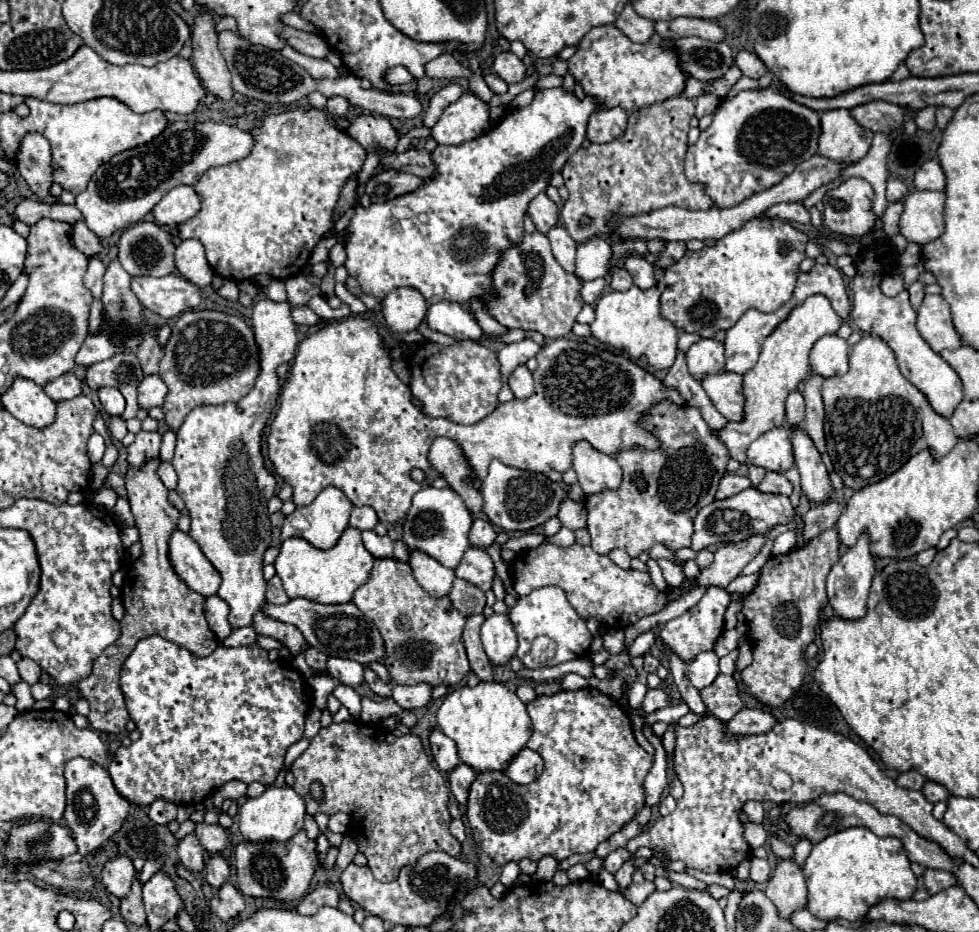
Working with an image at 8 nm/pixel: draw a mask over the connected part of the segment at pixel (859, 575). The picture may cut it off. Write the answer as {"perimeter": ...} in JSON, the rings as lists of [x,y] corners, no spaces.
{"perimeter":[[[862,535],[858,539],[858,543],[850,549],[846,549],[846,553],[840,557],[840,561],[832,567],[832,571],[826,577],[826,591],[828,591],[828,601],[830,607],[834,609],[834,615],[840,619],[862,619],[868,613],[868,591],[870,591],[870,583],[874,577],[874,559],[870,555],[870,543],[868,543],[868,535]]]}

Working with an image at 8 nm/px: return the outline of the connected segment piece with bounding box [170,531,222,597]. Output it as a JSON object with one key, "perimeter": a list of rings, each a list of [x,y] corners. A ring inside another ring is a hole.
{"perimeter":[[[176,531],[170,541],[170,561],[176,573],[182,577],[182,581],[196,593],[210,597],[218,593],[220,587],[220,573],[214,569],[214,565],[204,557],[196,541]]]}

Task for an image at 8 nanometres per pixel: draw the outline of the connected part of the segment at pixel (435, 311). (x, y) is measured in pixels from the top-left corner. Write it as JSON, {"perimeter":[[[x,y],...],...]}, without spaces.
{"perimeter":[[[438,301],[428,307],[426,325],[432,331],[450,335],[454,339],[480,339],[482,329],[476,319],[454,301]]]}

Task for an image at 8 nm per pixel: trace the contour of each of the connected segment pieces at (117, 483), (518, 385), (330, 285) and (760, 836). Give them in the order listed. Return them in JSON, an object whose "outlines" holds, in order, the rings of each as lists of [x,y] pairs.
{"outlines":[[[[110,472],[104,486],[106,488],[116,491],[117,494],[125,494],[125,495],[119,495],[119,496],[124,497],[125,499],[128,499],[128,496],[126,493],[126,487],[125,487],[125,480],[123,476]]],[[[520,365],[514,369],[514,373],[510,377],[510,389],[516,399],[526,399],[532,395],[534,381],[532,381],[532,373],[528,371],[526,365]]],[[[326,261],[326,263],[328,263],[328,273],[322,277],[320,289],[322,289],[324,297],[332,297],[334,295],[334,285],[336,285],[336,281],[334,281],[334,265],[330,261]]],[[[746,821],[746,823],[742,823],[742,825],[744,825],[744,839],[746,839],[746,843],[748,843],[752,849],[762,847],[762,845],[766,843],[768,833],[766,833],[766,829],[764,829],[762,825],[756,825],[756,823],[750,823],[750,821]]]]}

